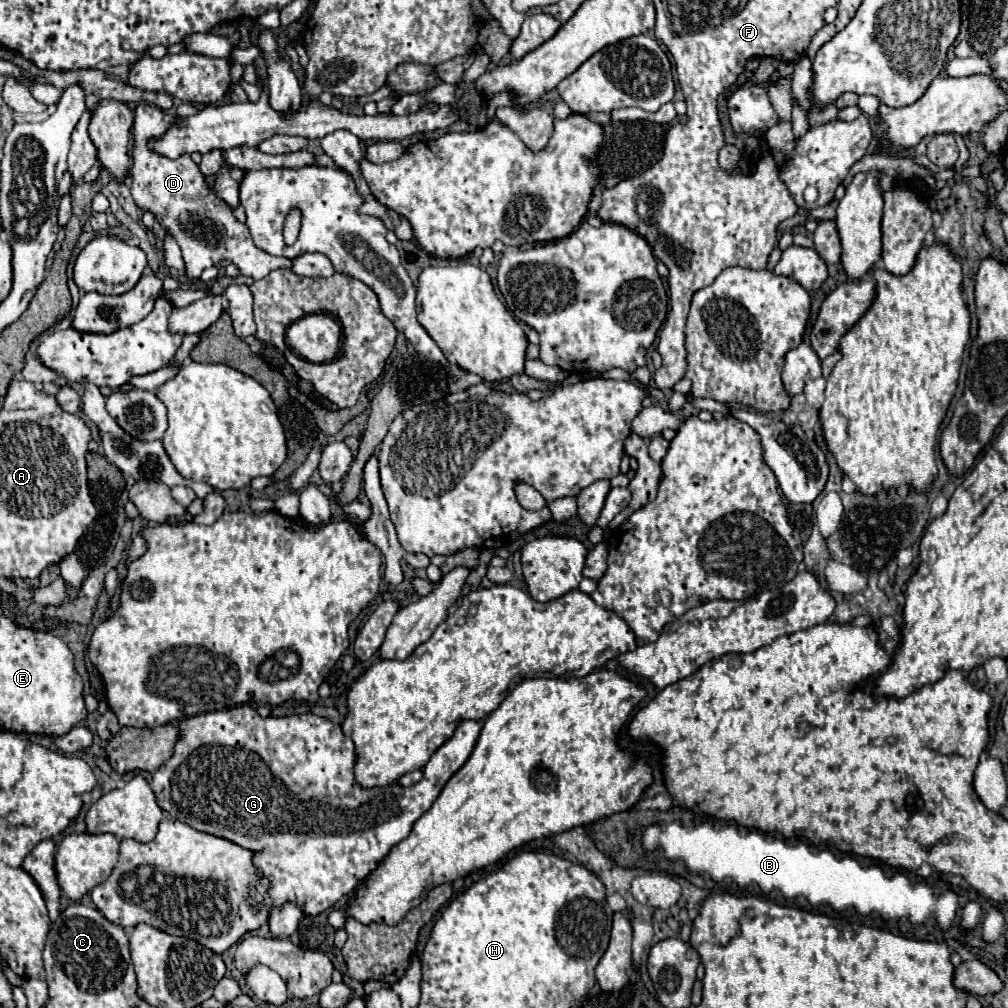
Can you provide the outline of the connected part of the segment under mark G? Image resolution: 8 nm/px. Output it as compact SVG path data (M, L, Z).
M240 704L240 706L234 706L234 708L228 708L228 710L218 710L218 712L202 712L202 714L196 714L196 716L190 716L190 718L184 718L180 722L180 740L176 742L176 750L172 754L170 760L166 760L152 776L152 790L156 792L156 800L160 804L162 810L166 810L172 818L180 820L180 822L186 822L190 824L192 828L196 830L202 830L202 832L212 832L216 836L224 836L226 840L232 840L234 844L240 844L244 848L252 848L256 854L254 854L254 864L256 868L268 876L270 880L270 896L274 900L274 906L280 906L280 904L286 904L286 902L294 902L294 904L300 904L304 908L306 914L310 916L316 916L328 908L332 908L334 904L338 904L344 896L350 896L356 886L380 864L380 860L390 852L392 846L396 846L400 840L404 840L410 830L412 830L412 824L432 806L432 802L438 798L440 790L444 788L444 784L450 780L450 776L468 760L468 756L472 754L474 746L476 746L476 740L478 740L478 734L480 734L480 728L482 724L478 720L462 720L454 732L454 736L450 740L446 740L434 754L432 758L428 760L428 764L424 766L424 778L414 784L414 786L400 786L400 784L390 784L386 788L360 788L356 782L354 782L354 762L356 762L356 752L354 752L354 744L348 736L344 736L340 732L340 726L326 720L326 718L320 718L316 714L300 714L300 716L284 716L284 718L274 718L274 716L268 716L268 718L262 718L256 714L256 710L250 706L250 704Z

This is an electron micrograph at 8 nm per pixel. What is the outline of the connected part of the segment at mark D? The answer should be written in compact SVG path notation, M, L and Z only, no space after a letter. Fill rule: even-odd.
M138 104L134 110L134 146L132 146L132 176L130 176L130 192L140 210L148 210L162 224L164 232L168 232L178 246L182 248L182 256L186 262L186 274L192 280L198 280L204 268L216 266L220 260L228 260L238 266L240 274L260 280L268 276L268 272L278 268L290 268L292 258L272 256L254 246L252 236L246 224L238 222L232 214L232 208L220 200L206 182L206 176L200 172L200 166L188 156L180 156L176 160L156 154L148 148L152 138L162 138L174 124L178 116L164 114L160 108L152 104Z

